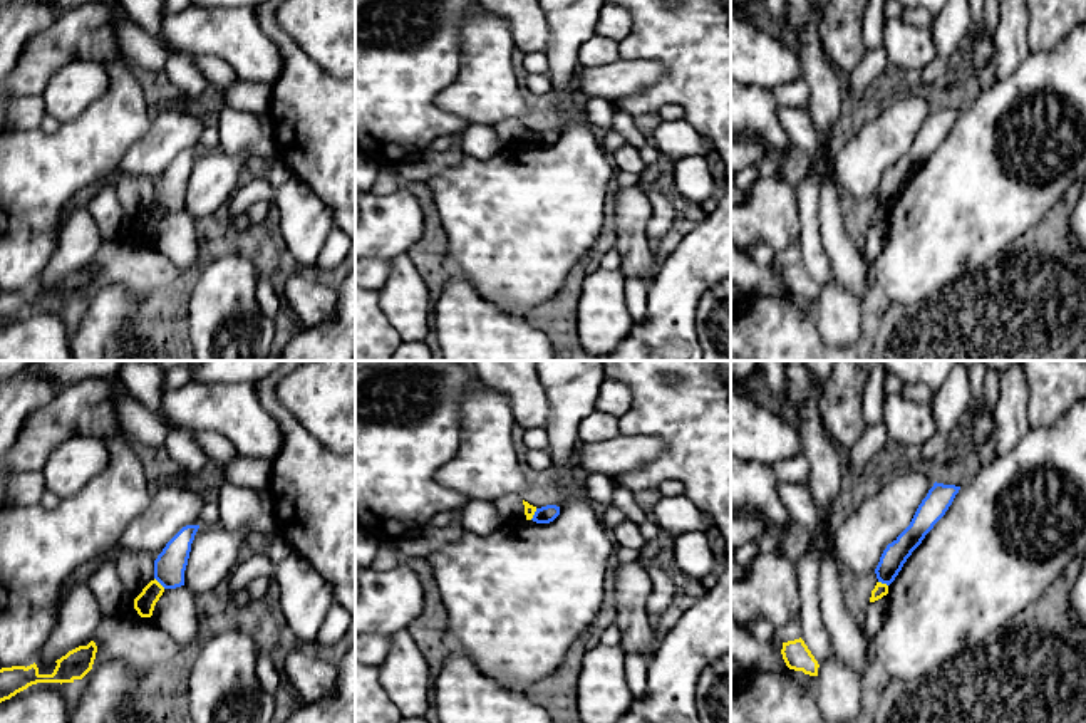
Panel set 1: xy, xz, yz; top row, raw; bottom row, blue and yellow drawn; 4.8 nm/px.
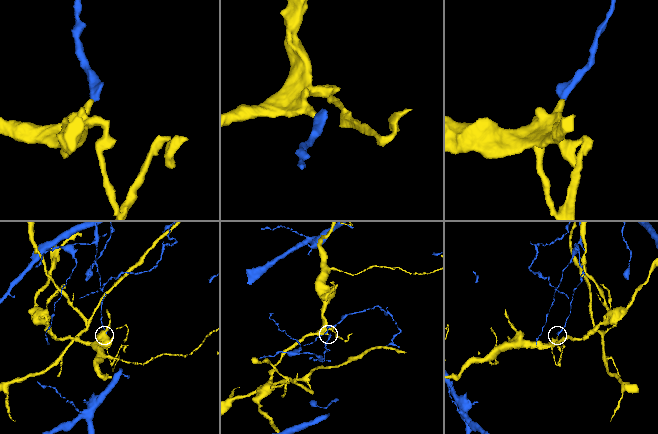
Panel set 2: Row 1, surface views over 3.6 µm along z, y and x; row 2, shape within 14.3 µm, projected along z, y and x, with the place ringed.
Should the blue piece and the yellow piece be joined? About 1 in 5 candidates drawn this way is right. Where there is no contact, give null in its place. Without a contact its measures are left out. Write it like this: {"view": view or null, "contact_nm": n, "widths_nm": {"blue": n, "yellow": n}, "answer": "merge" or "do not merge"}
{"view": "xy", "contact_nm": 80, "widths_nm": {"blue": 150, "yellow": 100}, "answer": "do not merge"}

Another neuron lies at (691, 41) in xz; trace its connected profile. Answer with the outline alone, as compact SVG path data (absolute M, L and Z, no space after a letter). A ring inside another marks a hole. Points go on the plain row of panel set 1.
M603 0L628 10L632 25L620 42L620 59L657 60L664 75L652 87L615 101L632 114L657 112L665 104L684 109L684 119L712 144L731 188L731 0Z

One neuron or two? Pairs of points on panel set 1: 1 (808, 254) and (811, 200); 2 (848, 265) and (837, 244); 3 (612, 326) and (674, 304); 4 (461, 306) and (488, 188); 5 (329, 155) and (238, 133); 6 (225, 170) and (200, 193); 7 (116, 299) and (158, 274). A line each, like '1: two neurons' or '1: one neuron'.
1: one neuron
2: one neuron
3: two neurons
4: two neurons
5: two neurons
6: one neuron
7: two neurons

